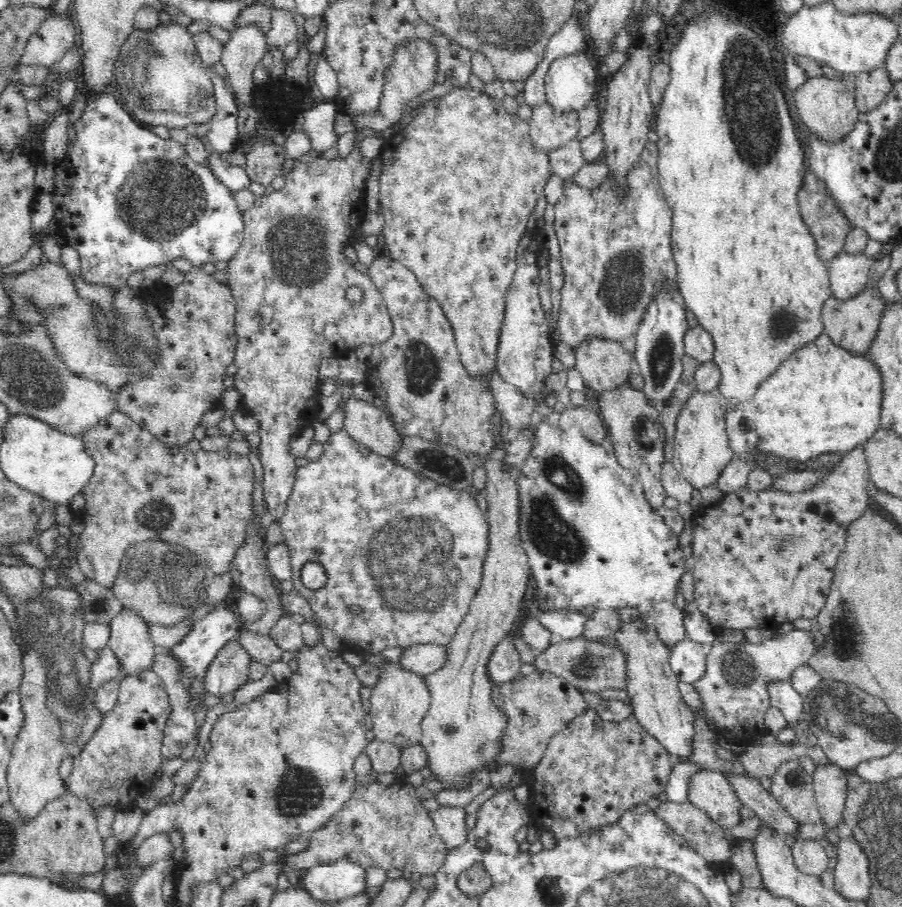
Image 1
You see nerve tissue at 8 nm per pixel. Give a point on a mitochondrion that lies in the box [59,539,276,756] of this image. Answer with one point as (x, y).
(165, 576)

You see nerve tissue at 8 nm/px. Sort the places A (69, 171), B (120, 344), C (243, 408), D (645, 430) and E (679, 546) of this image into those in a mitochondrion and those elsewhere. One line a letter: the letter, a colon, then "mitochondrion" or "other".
A: other
B: mitochondrion
C: other
D: mitochondrion
E: other

